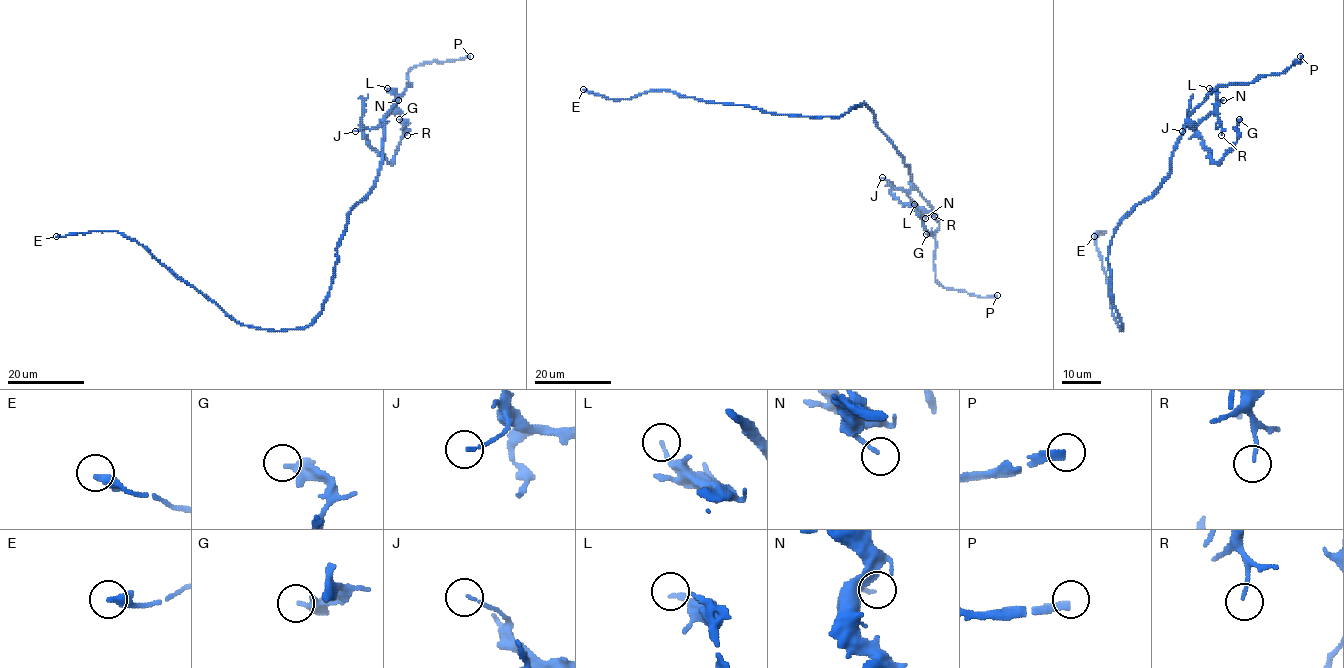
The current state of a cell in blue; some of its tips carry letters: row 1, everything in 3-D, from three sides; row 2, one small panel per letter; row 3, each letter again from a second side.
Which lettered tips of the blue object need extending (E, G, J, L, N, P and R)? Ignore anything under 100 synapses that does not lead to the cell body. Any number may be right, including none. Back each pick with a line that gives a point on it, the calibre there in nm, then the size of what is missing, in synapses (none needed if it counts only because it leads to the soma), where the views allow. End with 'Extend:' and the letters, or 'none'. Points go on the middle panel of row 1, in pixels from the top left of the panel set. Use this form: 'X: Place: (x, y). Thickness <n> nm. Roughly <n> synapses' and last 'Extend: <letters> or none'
P: Place: (997, 295). Thickness 280 nm. Roughly 200 synapses
Extend: P

